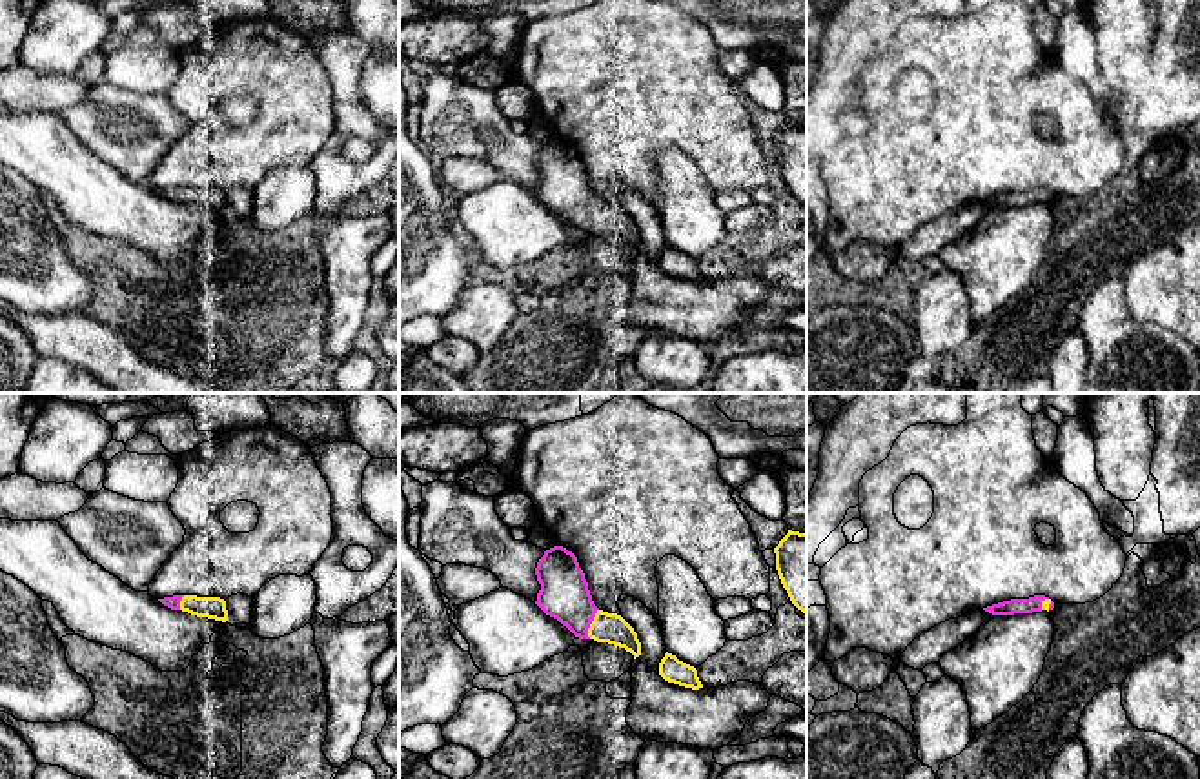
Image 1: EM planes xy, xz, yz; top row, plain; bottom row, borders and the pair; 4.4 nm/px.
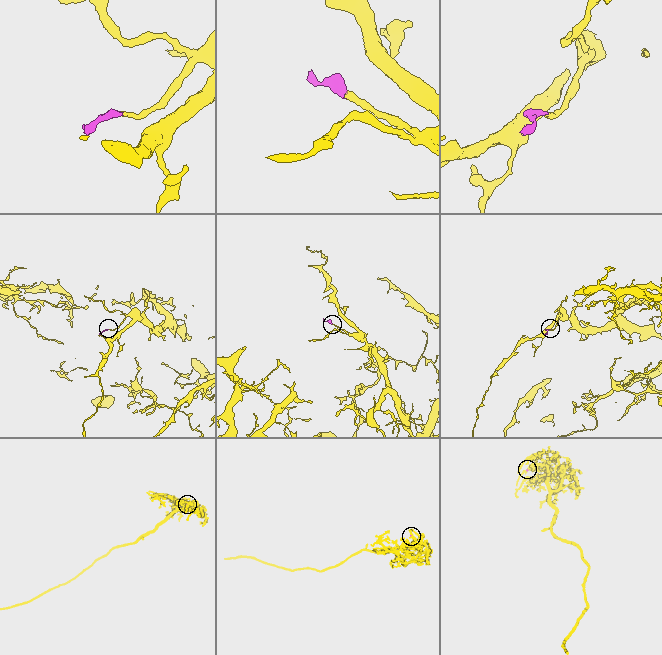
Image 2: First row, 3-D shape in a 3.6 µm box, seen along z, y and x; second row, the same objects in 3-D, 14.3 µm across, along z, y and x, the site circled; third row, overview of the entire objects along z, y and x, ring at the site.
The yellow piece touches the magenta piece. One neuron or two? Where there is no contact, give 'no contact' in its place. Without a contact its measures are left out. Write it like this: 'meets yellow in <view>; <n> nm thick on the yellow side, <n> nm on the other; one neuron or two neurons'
meets yellow in xz; 140 nm thick on the yellow side, 220 nm on the other; one neuron

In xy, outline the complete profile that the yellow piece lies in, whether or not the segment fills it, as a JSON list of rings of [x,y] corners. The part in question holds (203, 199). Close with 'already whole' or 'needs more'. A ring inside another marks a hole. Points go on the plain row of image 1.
[[[173,187],[158,193],[171,202],[182,202],[197,209],[222,215],[228,213],[226,193],[220,189]]]; needs more

